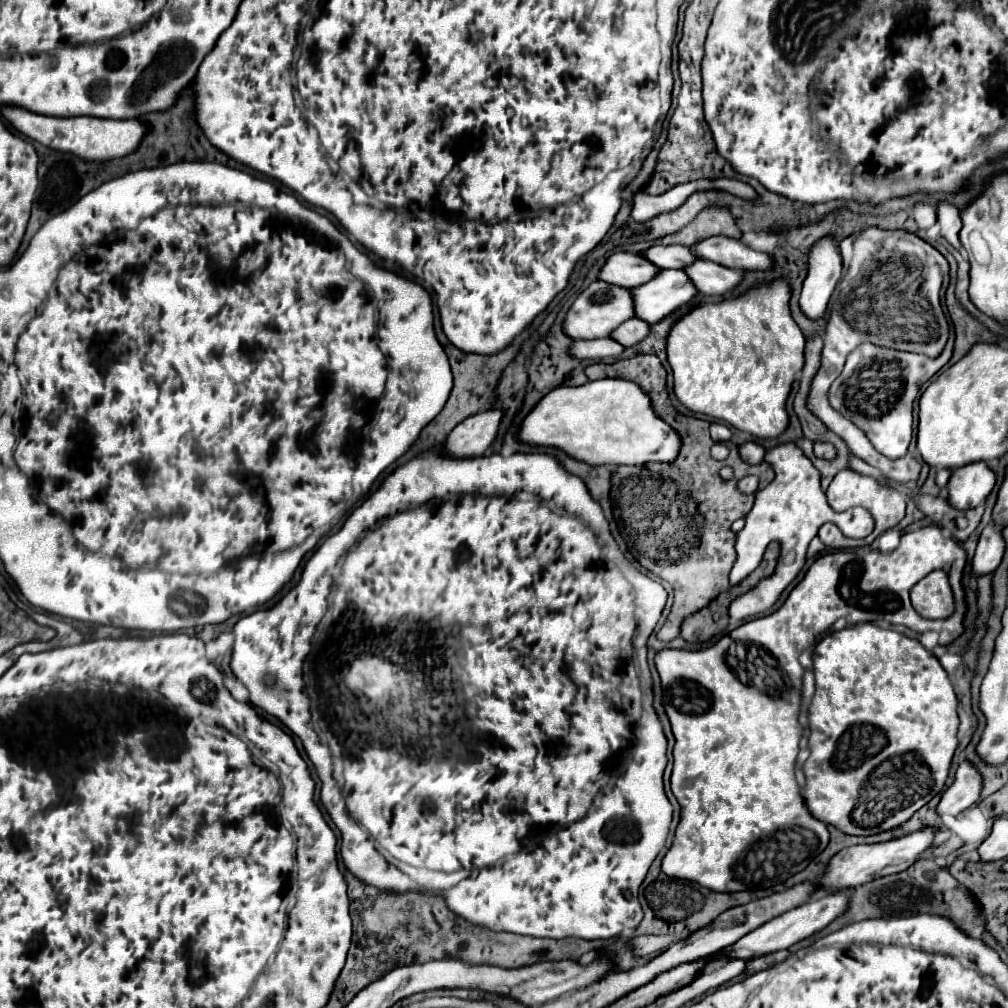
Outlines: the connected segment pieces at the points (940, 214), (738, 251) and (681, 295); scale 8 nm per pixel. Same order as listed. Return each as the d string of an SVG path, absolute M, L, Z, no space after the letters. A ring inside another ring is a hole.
M939 203L937 207L937 221L941 225L941 237L955 249L961 249L959 231L961 231L961 217L959 211L949 203Z
M709 237L693 245L693 251L701 259L743 271L769 271L773 267L771 255L763 251L755 251L731 237Z
M665 269L643 287L635 287L635 315L655 325L697 295L697 287L683 269Z

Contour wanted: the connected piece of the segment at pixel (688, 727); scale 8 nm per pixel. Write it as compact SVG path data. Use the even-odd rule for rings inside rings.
M937 525L905 533L893 553L829 553L819 557L809 567L807 575L795 585L795 589L775 613L733 629L709 649L663 649L655 655L655 665L663 685L665 711L675 733L671 791L681 805L681 821L675 831L675 845L663 859L663 873L695 881L711 891L723 893L769 889L803 871L827 847L829 829L823 821L811 815L795 779L795 759L799 755L799 741L803 735L803 727L799 723L803 697L803 667L799 663L799 655L807 647L815 645L817 635L827 631L841 617L845 617L849 623L875 623L881 615L881 621L891 625L905 625L917 633L937 631L941 635L941 645L953 643L965 631L963 621L967 603L961 583L965 563L965 549L961 549L951 539L951 535ZM935 569L943 569L949 575L959 611L959 623L925 621L909 603L911 587Z

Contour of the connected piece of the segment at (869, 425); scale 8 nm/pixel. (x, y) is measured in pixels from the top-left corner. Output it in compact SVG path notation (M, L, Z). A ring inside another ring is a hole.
M861 343L851 355L847 355L845 367L831 383L829 401L845 419L865 431L871 445L895 461L907 455L907 447L913 437L913 399L923 383L933 377L949 359L953 347L949 345L937 359L925 355L897 351L873 343Z

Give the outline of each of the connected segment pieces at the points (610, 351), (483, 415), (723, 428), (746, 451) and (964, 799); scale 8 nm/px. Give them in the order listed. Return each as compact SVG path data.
M605 337L591 341L579 339L571 343L571 351L575 351L577 359L607 359L607 357L619 357L625 351L625 347L613 337Z
M487 409L471 415L459 423L443 443L443 451L451 457L477 457L493 443L499 431L499 421L503 413L499 409Z
M711 423L710 431L712 432L712 437L720 437L720 441L731 441L732 432L726 425Z
M745 443L739 447L739 453L741 453L741 459L751 463L751 465L759 465L763 459L765 459L765 449L757 443Z
M963 759L957 769L953 785L943 793L937 811L941 815L959 815L961 811L977 803L981 791L983 791L983 775L969 759Z

